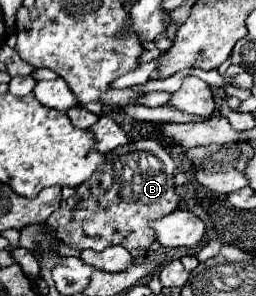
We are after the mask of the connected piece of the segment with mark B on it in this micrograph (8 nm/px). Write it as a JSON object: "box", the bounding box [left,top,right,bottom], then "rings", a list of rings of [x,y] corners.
{"box":[46,139,180,251],"rings":[[[140,139],[116,147],[104,165],[70,199],[64,199],[46,223],[56,229],[60,241],[78,251],[102,251],[112,245],[148,247],[154,241],[150,223],[172,213],[180,201],[174,189],[174,159],[156,139]]]}

